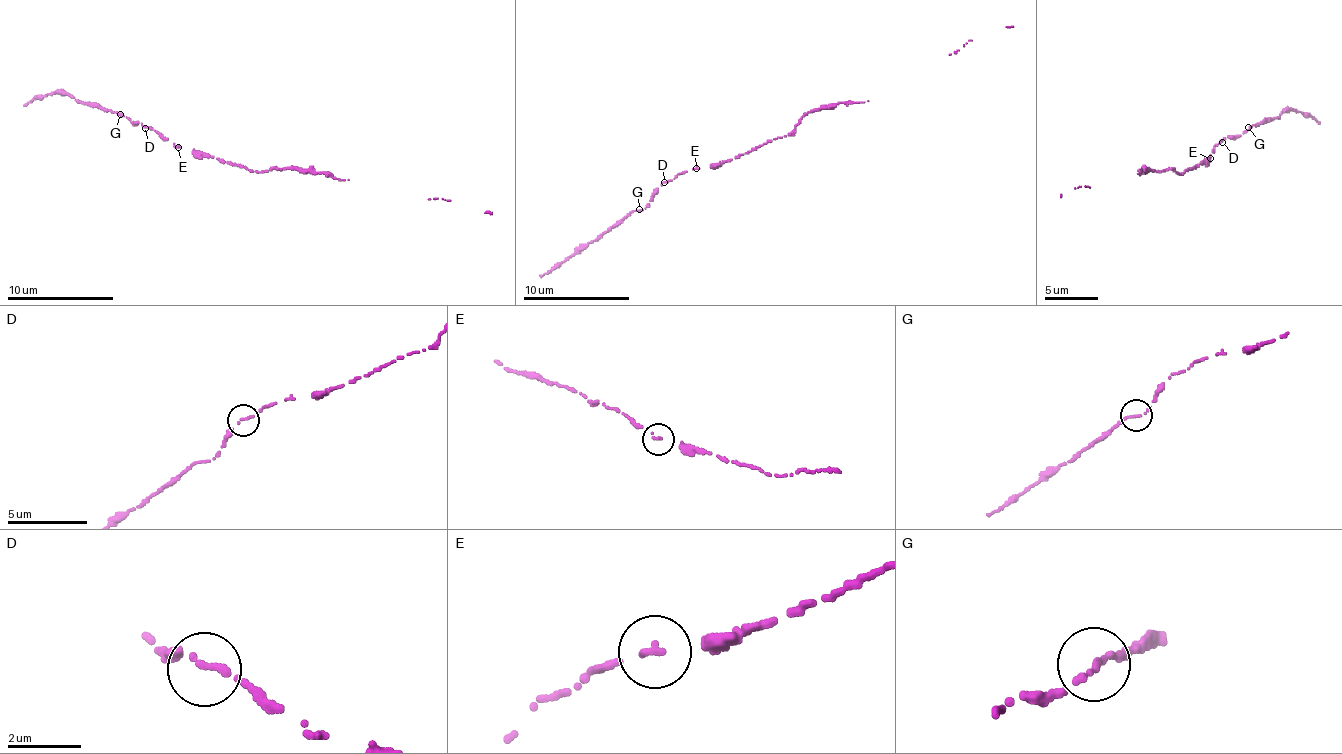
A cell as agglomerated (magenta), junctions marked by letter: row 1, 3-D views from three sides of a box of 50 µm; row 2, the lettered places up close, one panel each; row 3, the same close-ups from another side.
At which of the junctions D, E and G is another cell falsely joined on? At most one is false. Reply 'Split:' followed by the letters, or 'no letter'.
Split: no letter

